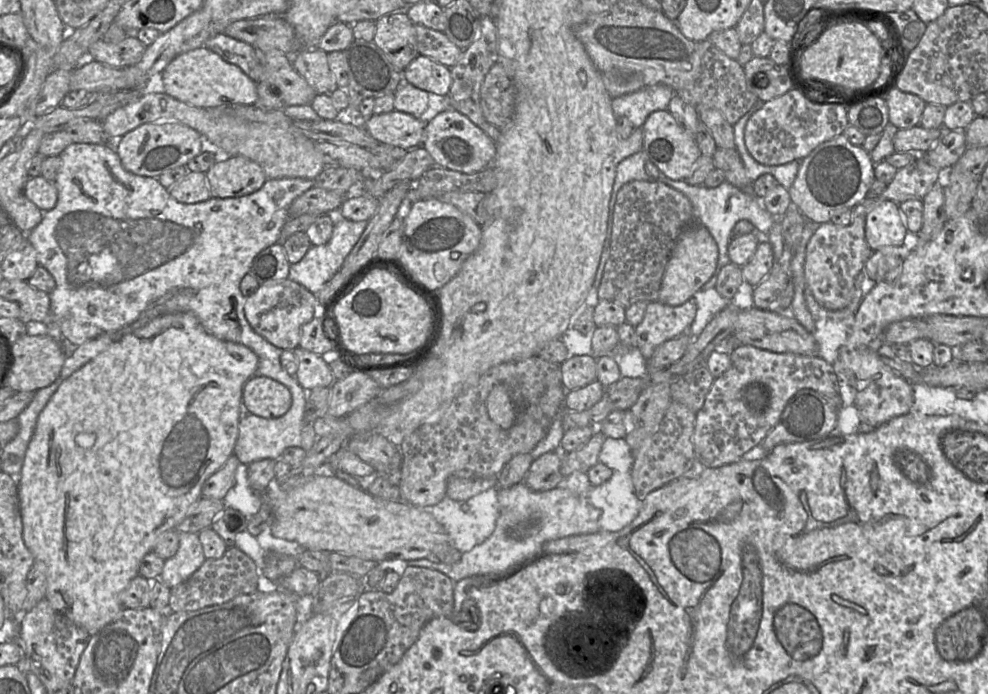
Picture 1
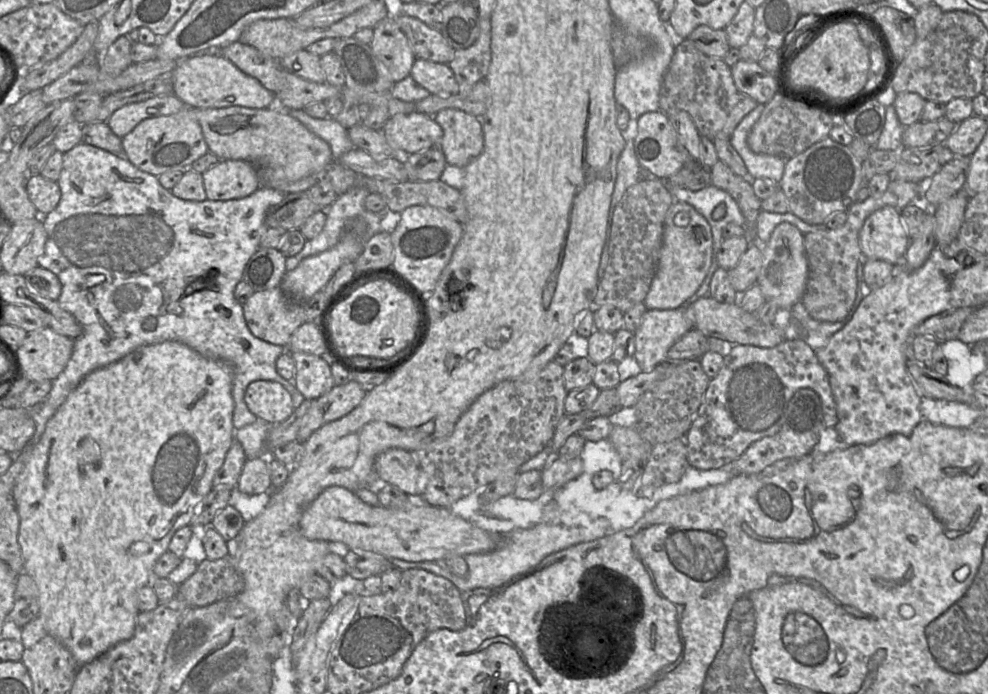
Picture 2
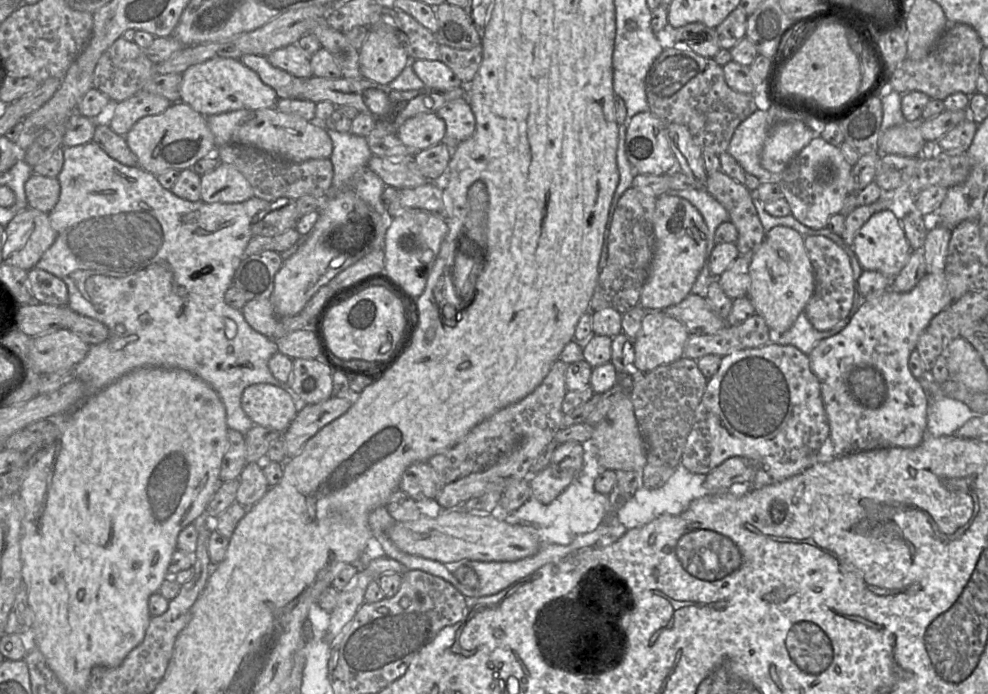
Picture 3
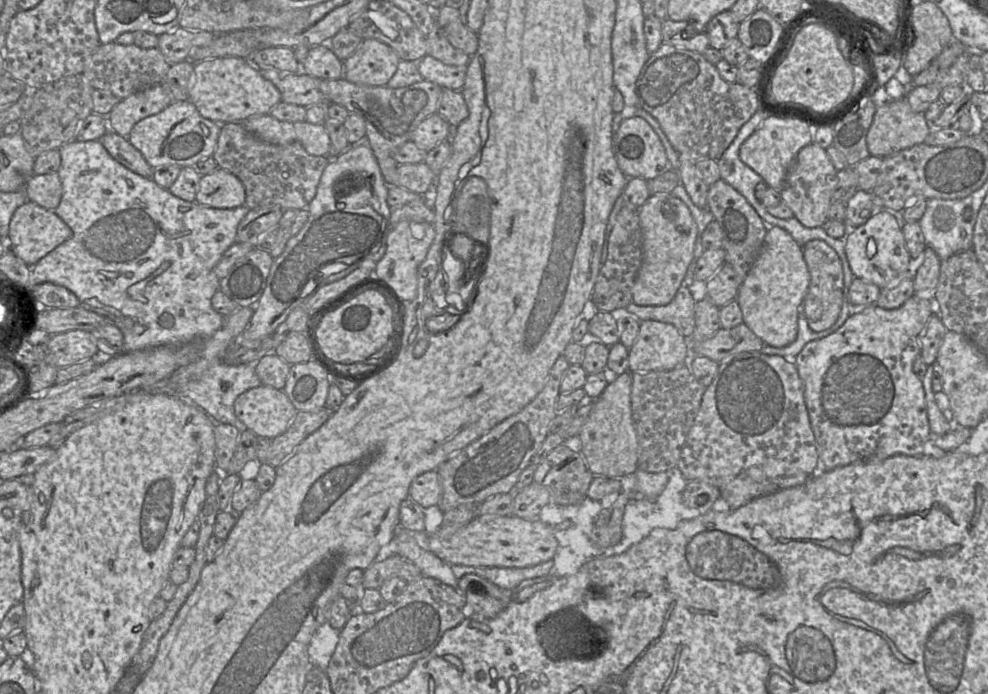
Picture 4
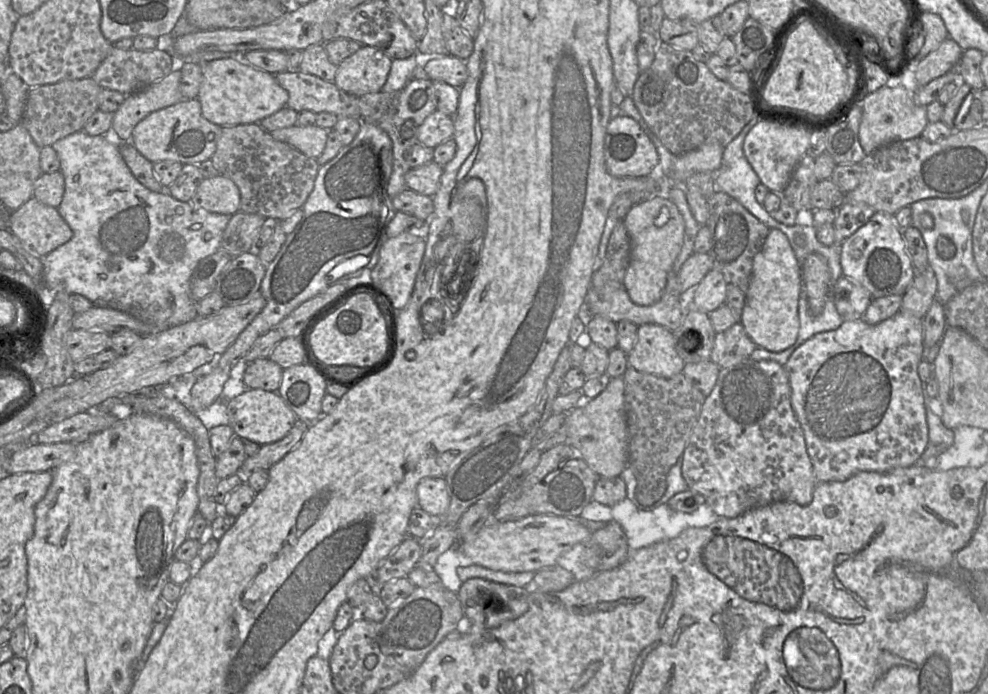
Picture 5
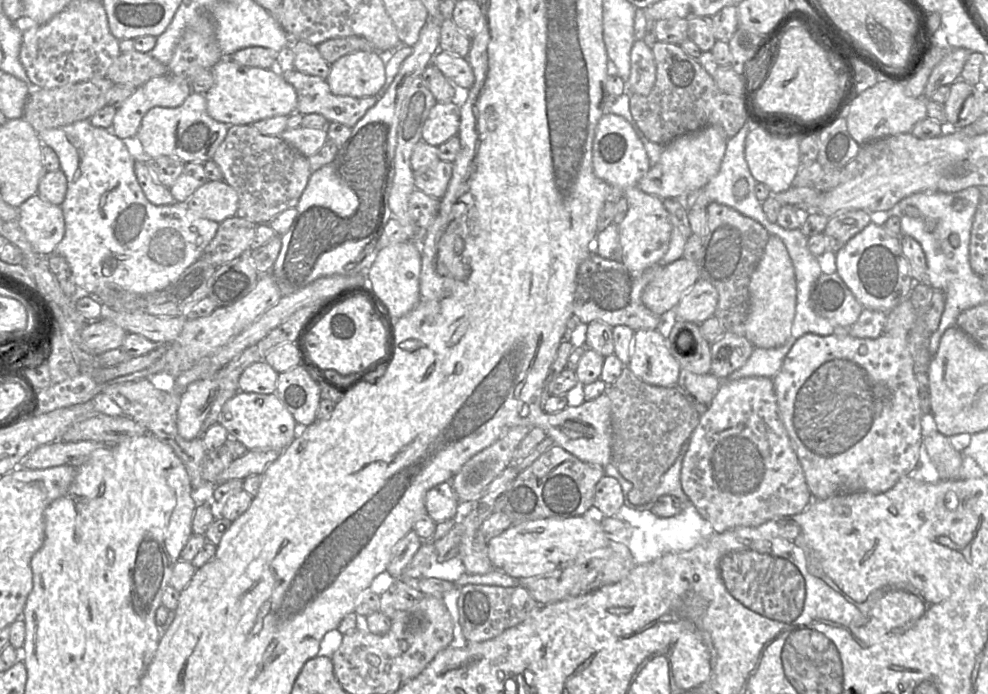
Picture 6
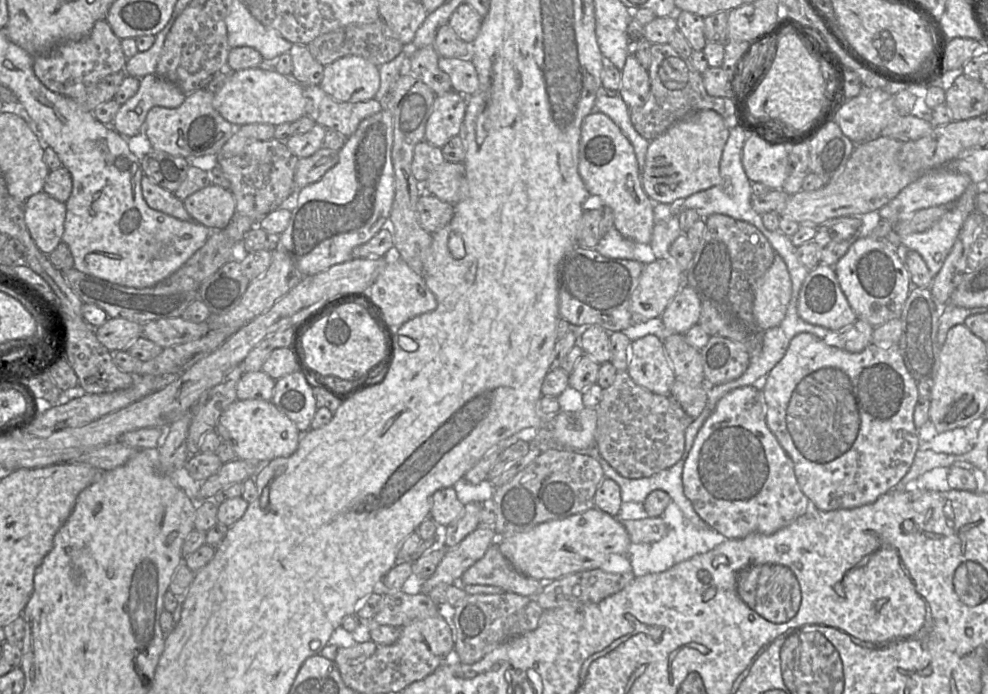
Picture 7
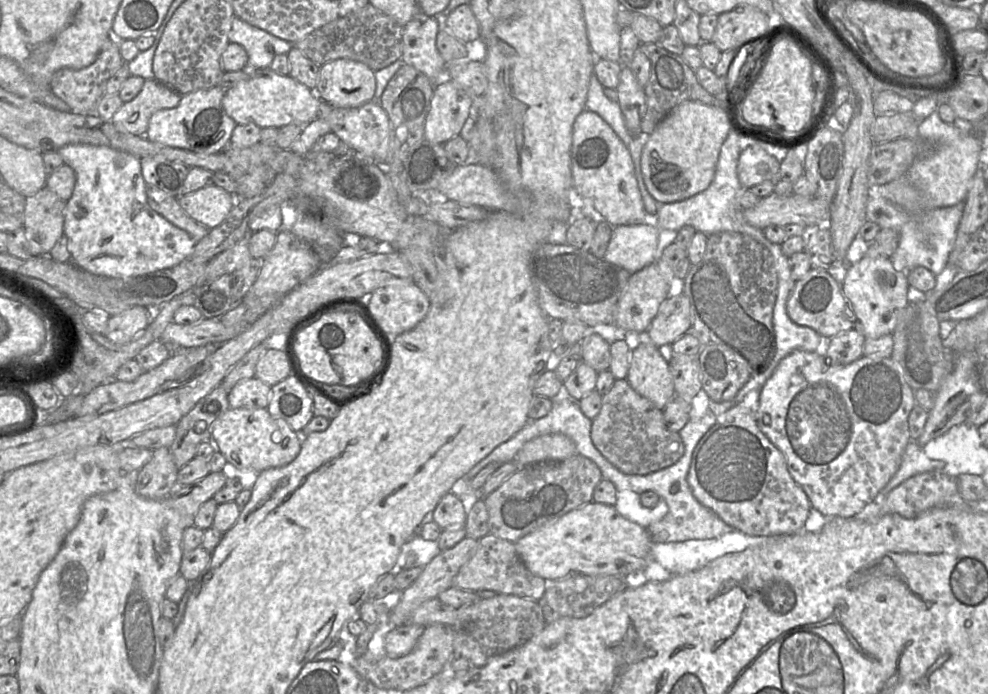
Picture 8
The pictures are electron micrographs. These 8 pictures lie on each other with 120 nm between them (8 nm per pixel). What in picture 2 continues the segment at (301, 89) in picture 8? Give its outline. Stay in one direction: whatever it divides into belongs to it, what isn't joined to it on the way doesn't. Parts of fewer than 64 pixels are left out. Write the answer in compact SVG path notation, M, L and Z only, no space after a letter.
M198 53L181 60L172 74L172 93L186 107L192 108L241 106L260 109L276 105L271 91L218 53Z

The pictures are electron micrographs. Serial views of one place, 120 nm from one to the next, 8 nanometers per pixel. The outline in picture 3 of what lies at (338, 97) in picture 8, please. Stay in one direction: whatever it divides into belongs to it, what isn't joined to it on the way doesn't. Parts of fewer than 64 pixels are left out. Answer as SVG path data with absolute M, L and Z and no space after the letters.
M385 30L370 31L359 61L362 77L381 85L388 85L411 63L395 35Z

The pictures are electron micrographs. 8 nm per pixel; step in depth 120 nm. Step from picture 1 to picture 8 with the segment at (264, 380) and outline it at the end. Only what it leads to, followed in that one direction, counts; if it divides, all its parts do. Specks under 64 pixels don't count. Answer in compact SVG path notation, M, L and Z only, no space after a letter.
M229 408L213 424L211 441L228 462L229 471L252 469L262 472L269 468L282 467L291 463L301 450L301 440L288 423L272 416L267 408Z

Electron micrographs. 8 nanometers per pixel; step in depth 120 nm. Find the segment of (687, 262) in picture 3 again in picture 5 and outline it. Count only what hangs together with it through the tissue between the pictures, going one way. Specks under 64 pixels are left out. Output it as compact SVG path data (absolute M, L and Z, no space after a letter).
M654 197L633 205L623 222L630 238L630 262L623 285L633 303L640 306L655 304L663 295L668 273L682 249L684 219L671 200Z

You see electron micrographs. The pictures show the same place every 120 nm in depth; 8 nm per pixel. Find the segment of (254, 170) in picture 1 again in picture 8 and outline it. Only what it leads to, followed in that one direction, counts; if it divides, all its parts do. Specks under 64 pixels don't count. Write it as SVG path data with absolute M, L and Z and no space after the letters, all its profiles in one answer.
M211 185L181 195L178 202L188 216L211 230L227 218L236 197L216 185Z

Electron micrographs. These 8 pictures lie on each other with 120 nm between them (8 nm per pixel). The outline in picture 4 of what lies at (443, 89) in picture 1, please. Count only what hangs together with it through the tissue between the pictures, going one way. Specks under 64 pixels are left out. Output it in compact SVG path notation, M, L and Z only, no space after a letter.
M426 55L418 63L418 71L426 81L435 83L443 89L461 91L466 79L466 67L447 65Z

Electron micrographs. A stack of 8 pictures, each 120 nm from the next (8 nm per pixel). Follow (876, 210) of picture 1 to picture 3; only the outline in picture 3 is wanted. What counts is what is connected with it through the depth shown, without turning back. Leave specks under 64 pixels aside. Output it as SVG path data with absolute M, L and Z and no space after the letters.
M891 210L873 214L856 233L852 249L863 270L878 271L891 279L907 264L912 251L901 221Z

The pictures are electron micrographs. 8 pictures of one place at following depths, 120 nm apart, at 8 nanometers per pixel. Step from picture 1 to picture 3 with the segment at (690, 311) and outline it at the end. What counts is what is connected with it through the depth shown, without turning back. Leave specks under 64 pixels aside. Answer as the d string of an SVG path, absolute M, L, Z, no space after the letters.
M647 310L634 340L633 366L647 373L684 357L689 336L684 324L663 310Z

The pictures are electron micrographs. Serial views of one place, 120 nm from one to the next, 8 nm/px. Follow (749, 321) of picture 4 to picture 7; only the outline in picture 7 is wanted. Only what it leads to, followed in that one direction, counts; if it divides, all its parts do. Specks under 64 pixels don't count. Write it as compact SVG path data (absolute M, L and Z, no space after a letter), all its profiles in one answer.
M775 253L774 261L757 281L753 315L764 330L778 326L785 318L792 294L792 283L786 263Z

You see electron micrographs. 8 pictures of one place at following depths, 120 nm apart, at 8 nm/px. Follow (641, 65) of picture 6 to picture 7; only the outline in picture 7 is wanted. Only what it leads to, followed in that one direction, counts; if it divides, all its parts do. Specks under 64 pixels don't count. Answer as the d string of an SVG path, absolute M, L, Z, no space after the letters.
M628 55L621 76L619 95L627 106L632 109L644 105L650 93L650 78L635 55Z

